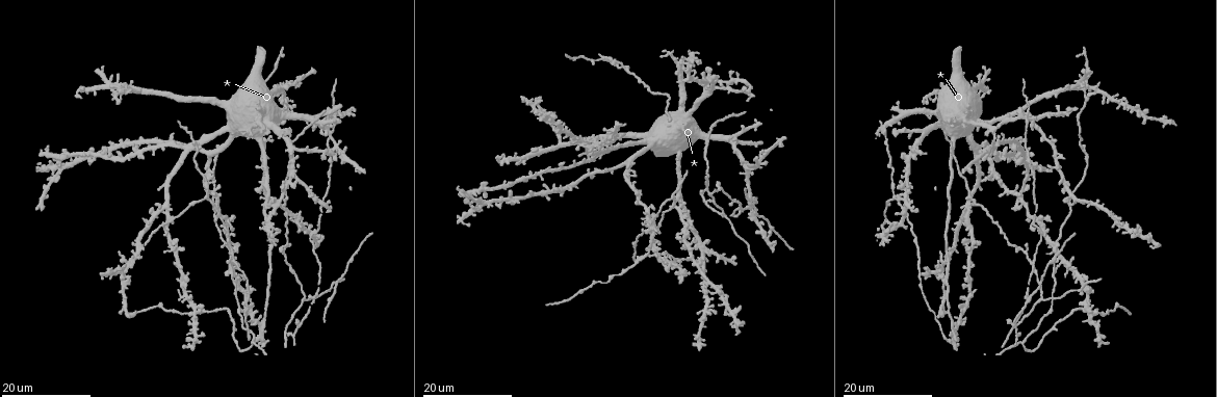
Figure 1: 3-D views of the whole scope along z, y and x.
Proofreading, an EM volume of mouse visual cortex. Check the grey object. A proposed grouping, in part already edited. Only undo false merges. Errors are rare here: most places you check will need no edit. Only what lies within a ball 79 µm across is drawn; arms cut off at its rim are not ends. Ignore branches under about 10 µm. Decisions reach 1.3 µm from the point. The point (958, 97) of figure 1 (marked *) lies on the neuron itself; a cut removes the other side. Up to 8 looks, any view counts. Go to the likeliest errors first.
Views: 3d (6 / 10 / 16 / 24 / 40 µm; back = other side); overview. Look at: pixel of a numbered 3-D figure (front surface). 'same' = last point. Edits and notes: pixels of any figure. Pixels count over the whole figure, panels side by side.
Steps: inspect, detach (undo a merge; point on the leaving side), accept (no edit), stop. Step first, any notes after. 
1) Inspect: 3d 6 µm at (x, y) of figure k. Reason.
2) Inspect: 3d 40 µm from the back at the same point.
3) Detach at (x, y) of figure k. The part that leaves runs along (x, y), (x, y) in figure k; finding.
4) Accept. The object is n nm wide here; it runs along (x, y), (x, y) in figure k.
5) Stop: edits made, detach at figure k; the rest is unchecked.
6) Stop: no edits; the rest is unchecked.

Inspect: 3d 16 µm at (302, 297) of figure 1. Arms part here.

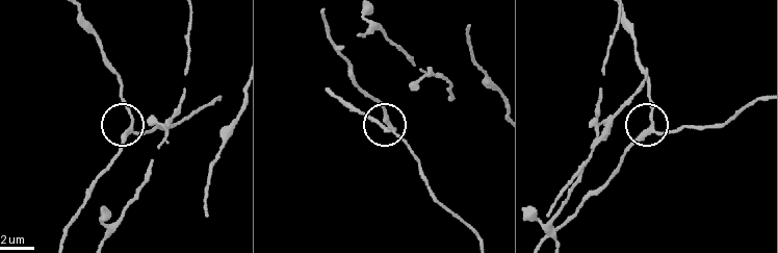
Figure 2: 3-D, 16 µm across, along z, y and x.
Inspect: 3d 6 µm at (391, 129) of figure 2.

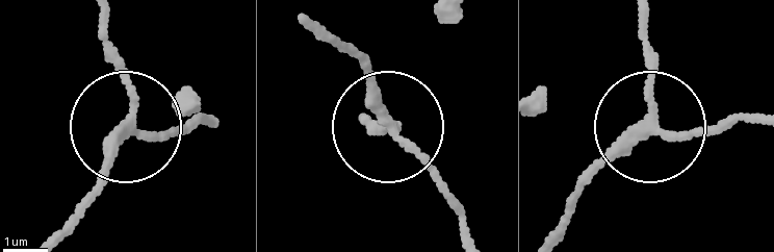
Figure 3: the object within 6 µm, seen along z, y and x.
Accept. The side arm is 19 µm long; it runs along (553, 235), (575, 191), (643, 135), (728, 127) in figure 3; continuous, no second neuron.

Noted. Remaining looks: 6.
Inspect: 3d 16 µm at (225, 247) of figure 1. Three-way junction.

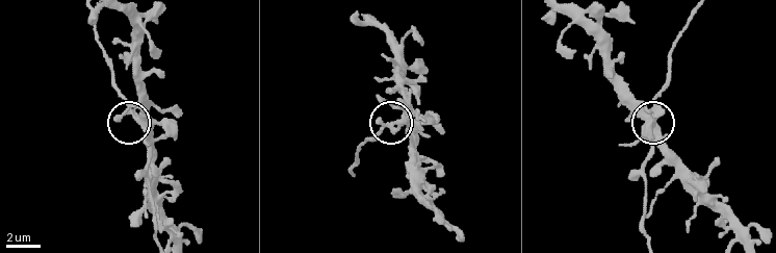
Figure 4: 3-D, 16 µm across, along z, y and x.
Inspect: 3d 6 µm at (399, 121) of figure 4.

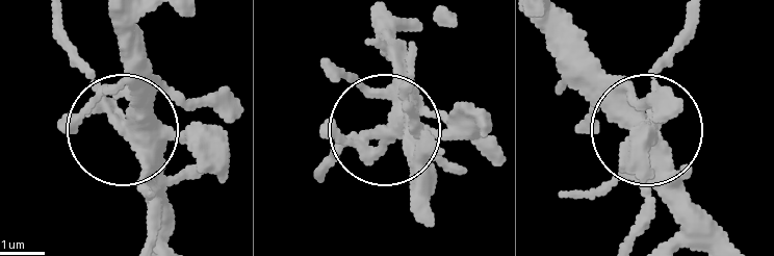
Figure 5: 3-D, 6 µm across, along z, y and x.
Accept. The object is 310 nm wide here; it runs along (112, 18), (134, 84), (127, 122), (59, 44) in figure 5; one neuron here.

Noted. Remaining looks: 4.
Inspect: 3d 24 µm at (287, 328) of figure 1. Thin neck.

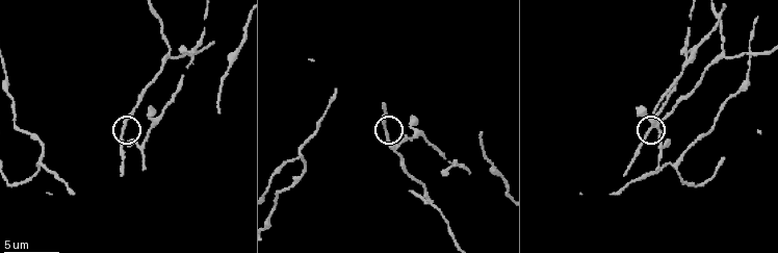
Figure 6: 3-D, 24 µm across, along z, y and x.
Inspect: 3d 6 µm at (122, 127) of figure 6.

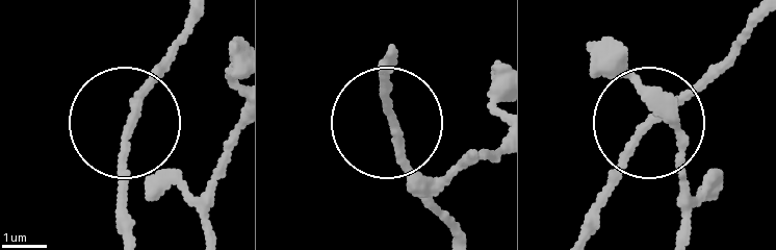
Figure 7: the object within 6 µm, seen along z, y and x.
Accept. It runs along (497, 153), (422, 176), (392, 127), (404, 165), (453, 217) in figure 7; one neuron here.

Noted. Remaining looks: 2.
Inspect: 3d 16 µm at (1031, 116) of figure 1. Three-way junction.

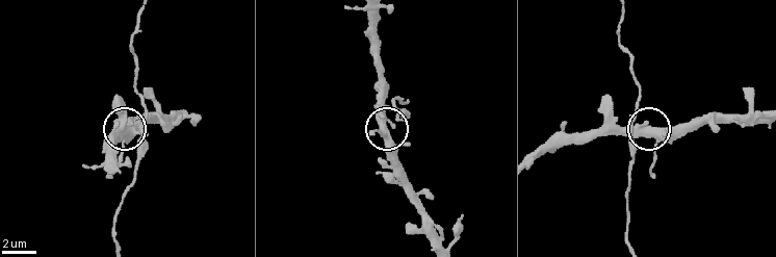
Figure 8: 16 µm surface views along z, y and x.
Inspect: 3d 10 µm at (392, 123) of figure 8.

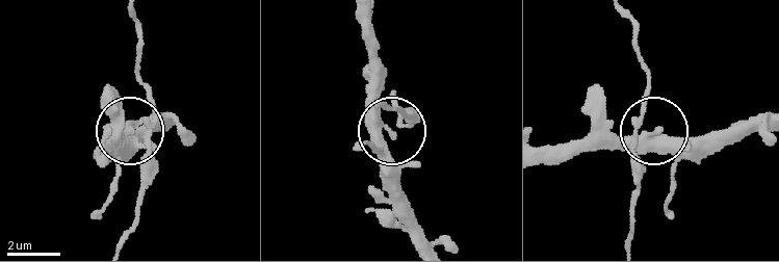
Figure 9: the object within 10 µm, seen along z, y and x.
Accept. 3 arms meet here; it runs along (370, 17), (370, 103), (389, 130), (384, 195) in figure 9; continuous, no second neuron.

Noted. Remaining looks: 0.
Stop: no edits; the rest is unchecked.

